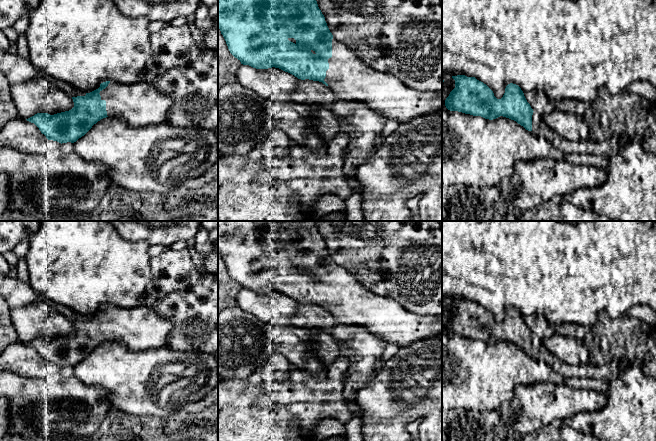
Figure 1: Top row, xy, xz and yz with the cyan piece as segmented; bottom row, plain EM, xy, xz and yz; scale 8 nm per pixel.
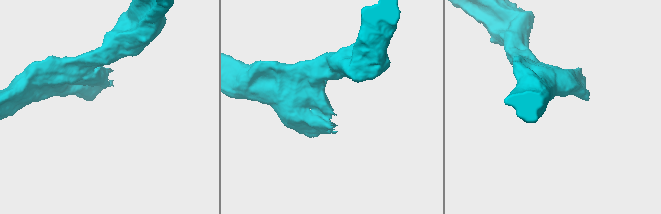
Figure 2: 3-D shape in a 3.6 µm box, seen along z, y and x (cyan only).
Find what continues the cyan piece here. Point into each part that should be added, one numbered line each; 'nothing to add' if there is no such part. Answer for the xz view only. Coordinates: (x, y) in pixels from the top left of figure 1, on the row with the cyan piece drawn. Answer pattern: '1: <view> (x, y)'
1: xz (347, 76)

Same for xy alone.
1: xy (142, 104)

